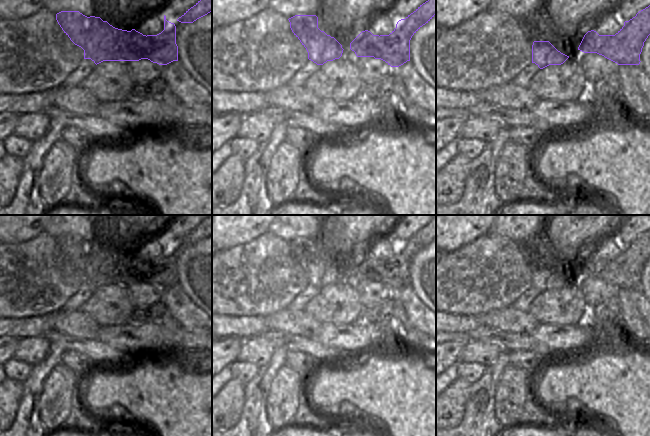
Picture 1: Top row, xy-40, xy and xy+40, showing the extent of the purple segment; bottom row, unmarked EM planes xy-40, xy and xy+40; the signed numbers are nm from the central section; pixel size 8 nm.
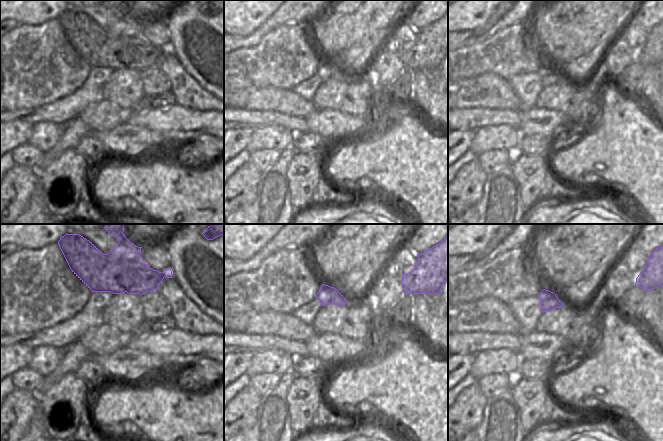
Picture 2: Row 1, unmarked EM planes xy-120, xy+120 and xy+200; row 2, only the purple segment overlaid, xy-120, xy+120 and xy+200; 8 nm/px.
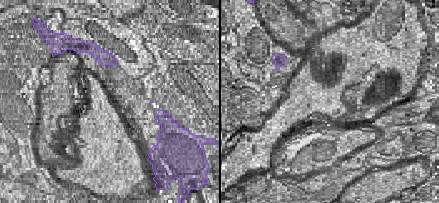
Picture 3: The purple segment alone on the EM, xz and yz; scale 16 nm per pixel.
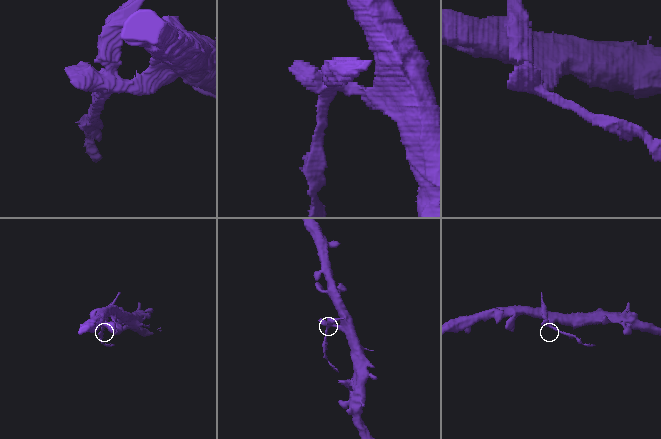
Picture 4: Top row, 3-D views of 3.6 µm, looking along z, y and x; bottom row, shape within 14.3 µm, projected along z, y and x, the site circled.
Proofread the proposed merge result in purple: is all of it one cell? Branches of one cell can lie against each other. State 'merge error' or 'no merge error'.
merge error

